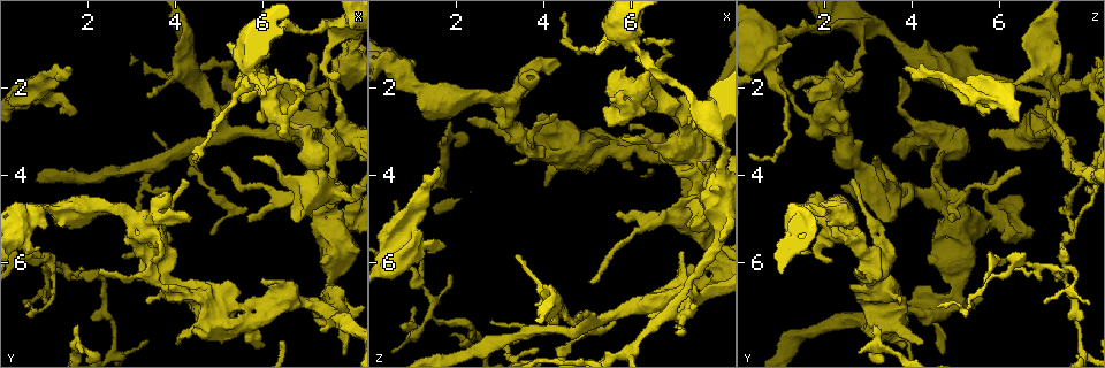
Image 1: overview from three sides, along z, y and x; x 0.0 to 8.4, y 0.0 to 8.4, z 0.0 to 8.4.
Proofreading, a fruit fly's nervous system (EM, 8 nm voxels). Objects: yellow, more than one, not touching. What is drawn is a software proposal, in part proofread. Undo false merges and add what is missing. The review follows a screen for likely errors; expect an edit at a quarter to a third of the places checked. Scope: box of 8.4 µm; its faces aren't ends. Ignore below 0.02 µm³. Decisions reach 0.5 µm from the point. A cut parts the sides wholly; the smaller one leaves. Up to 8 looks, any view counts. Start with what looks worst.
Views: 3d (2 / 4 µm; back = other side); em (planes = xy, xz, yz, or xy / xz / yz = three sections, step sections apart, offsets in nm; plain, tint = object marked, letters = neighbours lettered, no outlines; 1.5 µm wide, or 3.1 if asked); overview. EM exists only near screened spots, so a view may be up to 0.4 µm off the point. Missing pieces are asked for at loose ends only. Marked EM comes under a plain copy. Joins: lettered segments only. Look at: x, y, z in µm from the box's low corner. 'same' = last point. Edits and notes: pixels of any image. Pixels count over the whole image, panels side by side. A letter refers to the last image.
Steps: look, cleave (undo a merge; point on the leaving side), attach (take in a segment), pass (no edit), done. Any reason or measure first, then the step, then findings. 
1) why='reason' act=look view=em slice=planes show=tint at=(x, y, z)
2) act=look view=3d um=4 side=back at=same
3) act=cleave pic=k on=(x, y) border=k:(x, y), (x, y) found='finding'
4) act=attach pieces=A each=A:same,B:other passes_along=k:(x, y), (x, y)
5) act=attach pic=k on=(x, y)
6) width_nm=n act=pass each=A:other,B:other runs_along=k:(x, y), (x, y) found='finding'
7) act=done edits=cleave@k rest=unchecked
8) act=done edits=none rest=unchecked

why='three arms meet' act=look view=3d um=2 at=(6.90, 2.10, 7.05)

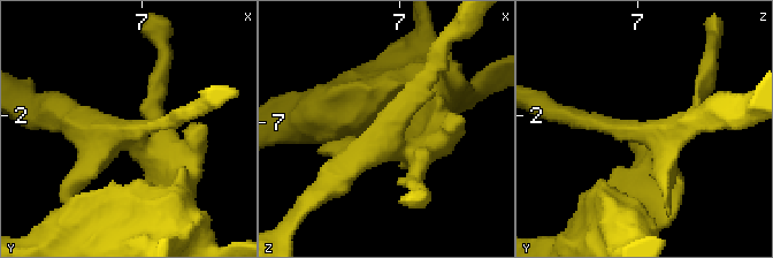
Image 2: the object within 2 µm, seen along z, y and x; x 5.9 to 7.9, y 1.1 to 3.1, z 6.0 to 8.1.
why='need the tissue' act=look view=em slice=yz step=4 show=tint at=(6.90, 2.14, 7.06)

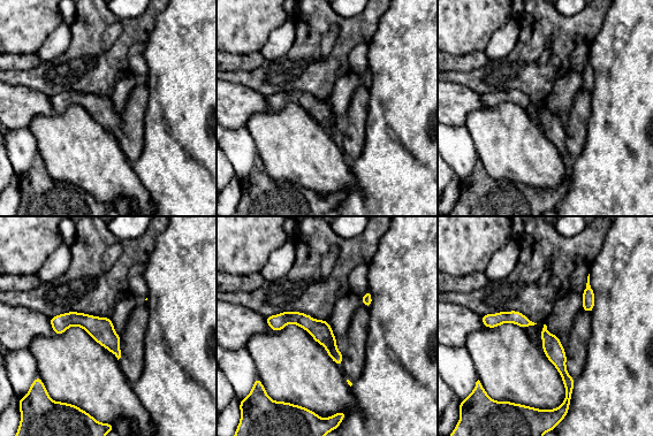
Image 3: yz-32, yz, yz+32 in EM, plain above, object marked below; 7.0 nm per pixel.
why='another direction' act=look view=em slice=xz step=8 show=letters at=same

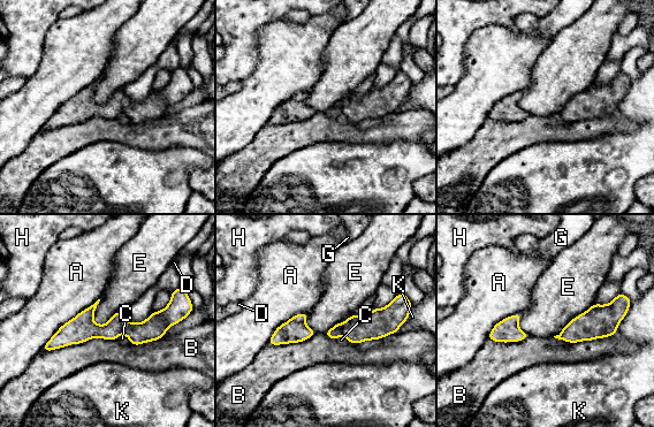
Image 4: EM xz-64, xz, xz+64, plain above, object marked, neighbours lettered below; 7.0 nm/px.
longest_contact=A:550nm act=pass each=A:other,B:other,C:other,D:other,E:other,G:other,H:other,K:other runs_along=4:(173, 314), (50, 345) found='all the same neuron'

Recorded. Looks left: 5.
why='abrupt turn' act=look view=3d um=2 at=(7.90, 5.05, 6.00)

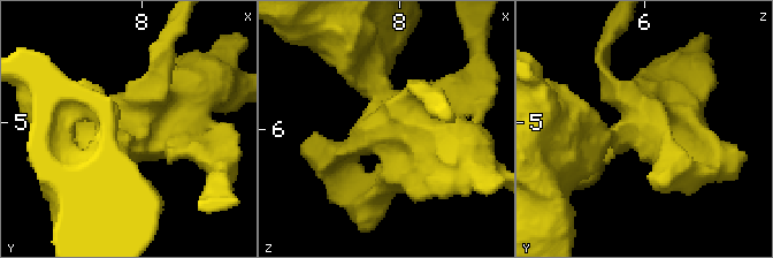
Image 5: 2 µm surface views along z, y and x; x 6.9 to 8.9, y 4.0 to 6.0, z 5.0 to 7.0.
why='need the tissue' act=look view=em slice=yz step=8 show=tint at=(7.86, 5.10, 6.04)

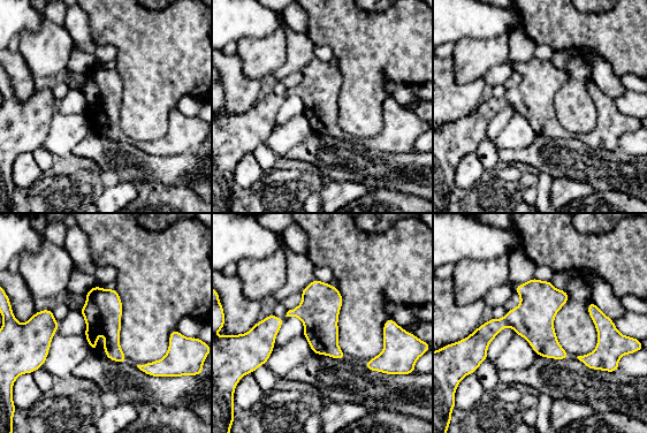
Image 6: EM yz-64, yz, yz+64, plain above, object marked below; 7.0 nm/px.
act=look view=em slice=xz step=8 show=letters at=same

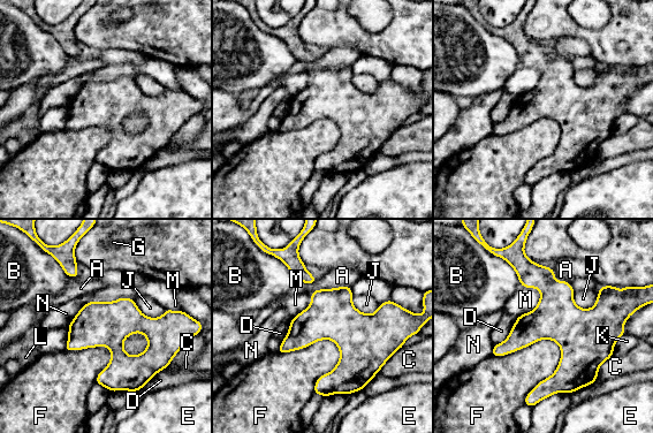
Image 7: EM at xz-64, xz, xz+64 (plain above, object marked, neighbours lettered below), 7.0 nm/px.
act=pass each=A:other,B:other,C:other,D:other,E:other,F:other,G:other,J:other,K:other,L:other,M:other,N:other border=7:(561, 348), (538, 340), (491, 354) found='one neuron here'

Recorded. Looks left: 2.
why='touches itself' act=look view=3d um=4 at=(6.80, 5.00, 3.40)

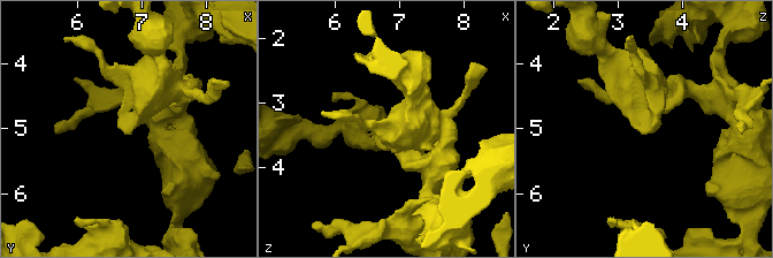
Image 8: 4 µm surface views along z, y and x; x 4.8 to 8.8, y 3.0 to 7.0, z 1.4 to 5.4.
why='need the tissue' act=look view=em slice=planes show=letters at=(6.80, 5.00, 3.40)

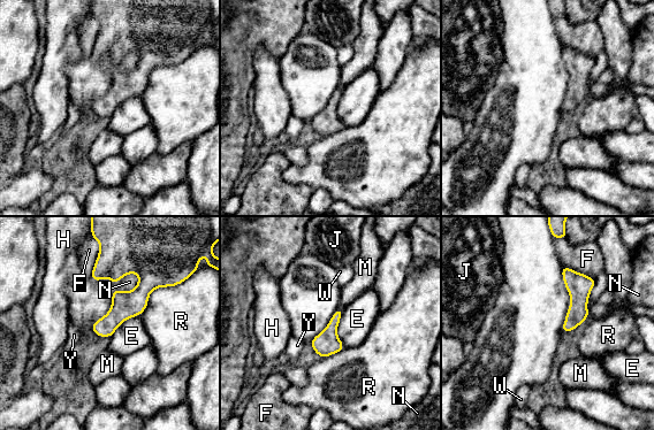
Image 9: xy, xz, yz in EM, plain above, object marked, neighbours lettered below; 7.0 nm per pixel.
longest_contact=R:340nm act=pass each=E:other,F:other,H:other,J:other,M:other,N:other,R:other,W:other,Y:other border=9:(342, 309), (337, 337), (344, 347) found='continuous, no second neuron'

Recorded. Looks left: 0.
act=done edits=none rest=unchecked

